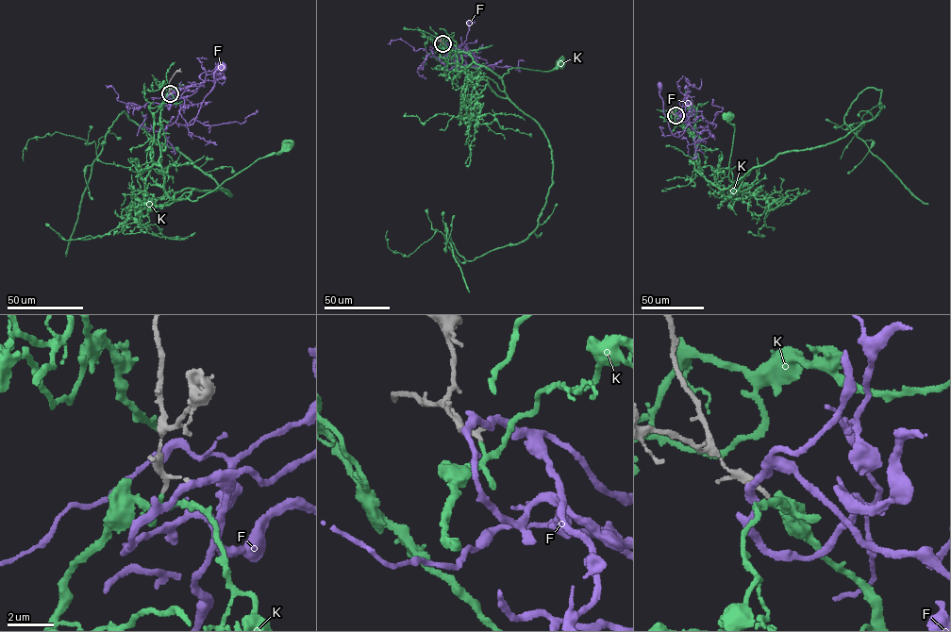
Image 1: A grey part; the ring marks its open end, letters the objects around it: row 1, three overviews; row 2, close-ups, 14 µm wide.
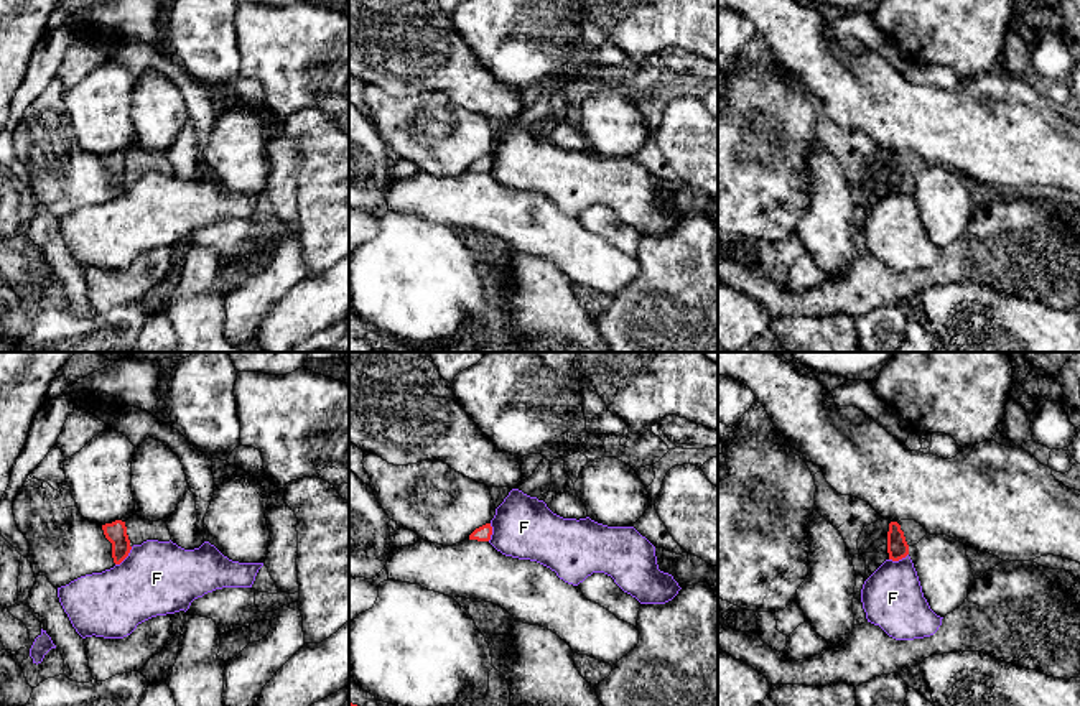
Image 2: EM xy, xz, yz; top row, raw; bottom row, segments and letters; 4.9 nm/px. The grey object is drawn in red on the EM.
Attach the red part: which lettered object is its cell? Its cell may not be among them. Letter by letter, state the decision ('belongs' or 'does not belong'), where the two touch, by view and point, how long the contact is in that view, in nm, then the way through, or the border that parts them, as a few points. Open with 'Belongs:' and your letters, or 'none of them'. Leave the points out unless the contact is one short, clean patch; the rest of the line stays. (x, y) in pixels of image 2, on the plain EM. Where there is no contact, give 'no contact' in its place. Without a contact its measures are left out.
Belongs: K
F: does not belong | xy (125, 188) | 130 nm | along xy (132, 178), (116, 196)
K: belongs | no contact

